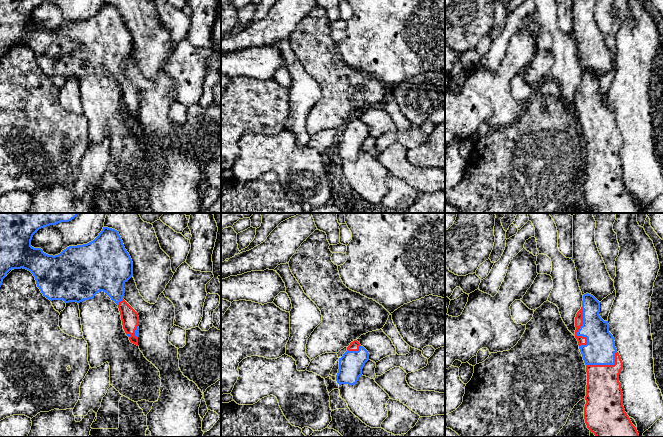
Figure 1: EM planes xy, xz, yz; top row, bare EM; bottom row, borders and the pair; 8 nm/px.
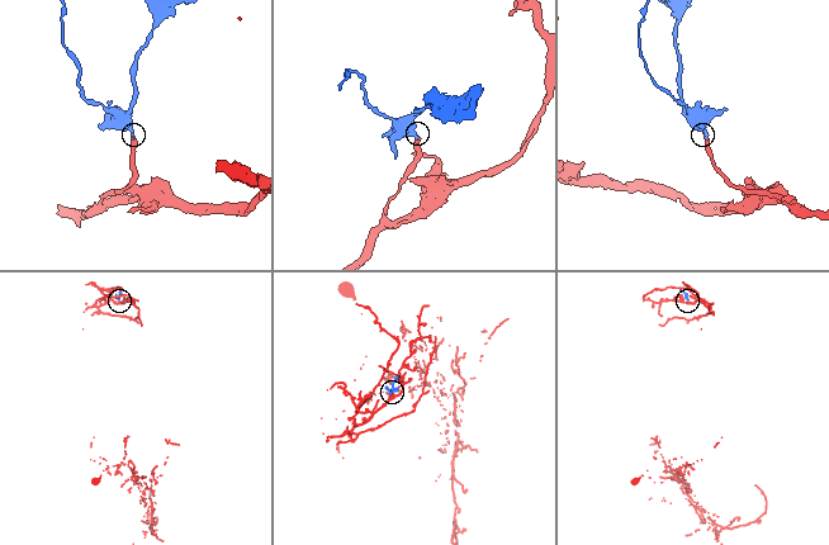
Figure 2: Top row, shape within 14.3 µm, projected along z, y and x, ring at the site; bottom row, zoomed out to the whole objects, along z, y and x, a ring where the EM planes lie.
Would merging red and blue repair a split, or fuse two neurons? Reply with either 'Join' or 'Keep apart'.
Join

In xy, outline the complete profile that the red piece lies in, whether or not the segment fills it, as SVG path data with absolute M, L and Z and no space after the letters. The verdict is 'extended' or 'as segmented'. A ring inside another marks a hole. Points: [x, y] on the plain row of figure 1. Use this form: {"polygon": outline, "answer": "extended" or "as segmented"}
{"polygon": "M0 0L0 63L7 49L12 45L26 45L35 53L37 63L44 73L52 76L63 76L65 79L80 79L93 75L100 68L105 68L119 84L123 105L131 119L138 122L139 92L138 89L123 75L124 60L133 52L133 38L124 23L117 6L103 3L99 11L91 18L83 21L69 22L58 31L48 31L41 24L31 22L33 11L41 4L56 0Z", "answer": "extended"}

